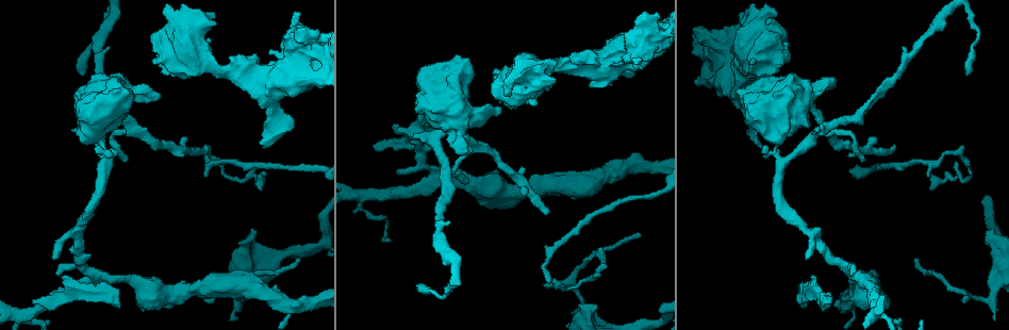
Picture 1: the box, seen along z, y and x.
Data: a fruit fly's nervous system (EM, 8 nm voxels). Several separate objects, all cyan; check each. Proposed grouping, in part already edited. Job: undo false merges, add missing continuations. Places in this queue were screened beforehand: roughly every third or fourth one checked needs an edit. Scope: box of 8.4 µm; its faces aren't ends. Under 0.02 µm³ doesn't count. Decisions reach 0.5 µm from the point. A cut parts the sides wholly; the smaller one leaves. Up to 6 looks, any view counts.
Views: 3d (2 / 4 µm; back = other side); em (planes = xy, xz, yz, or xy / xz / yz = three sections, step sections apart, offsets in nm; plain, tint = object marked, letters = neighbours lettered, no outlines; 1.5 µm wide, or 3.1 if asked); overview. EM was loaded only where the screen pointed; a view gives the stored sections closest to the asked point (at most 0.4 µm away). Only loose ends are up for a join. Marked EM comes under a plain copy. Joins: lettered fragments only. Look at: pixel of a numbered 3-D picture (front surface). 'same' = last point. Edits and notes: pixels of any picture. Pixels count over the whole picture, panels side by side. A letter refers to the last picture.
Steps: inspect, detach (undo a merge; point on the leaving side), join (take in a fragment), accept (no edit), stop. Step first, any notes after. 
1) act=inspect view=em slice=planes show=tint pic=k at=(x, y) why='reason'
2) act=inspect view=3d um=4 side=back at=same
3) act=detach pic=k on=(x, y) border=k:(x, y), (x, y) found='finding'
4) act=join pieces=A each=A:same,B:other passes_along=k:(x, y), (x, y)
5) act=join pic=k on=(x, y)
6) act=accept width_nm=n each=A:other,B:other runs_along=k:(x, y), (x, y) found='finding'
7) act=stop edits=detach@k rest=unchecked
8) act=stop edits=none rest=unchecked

act=inspect view=em slice=xz step=8 show=tint pic=1 at=(641, 66) why='branch stops here'

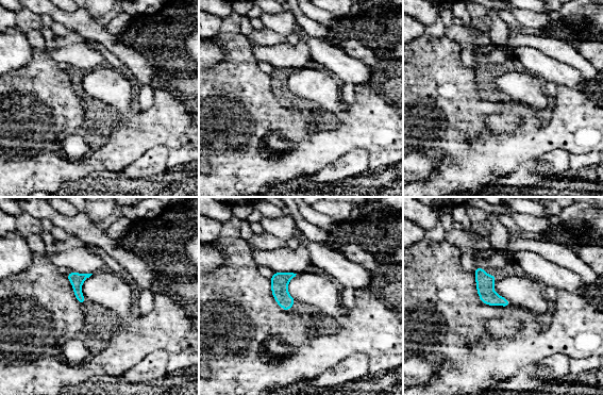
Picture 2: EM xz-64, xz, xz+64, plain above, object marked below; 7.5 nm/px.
act=inspect view=em slice=planes show=letters at=same

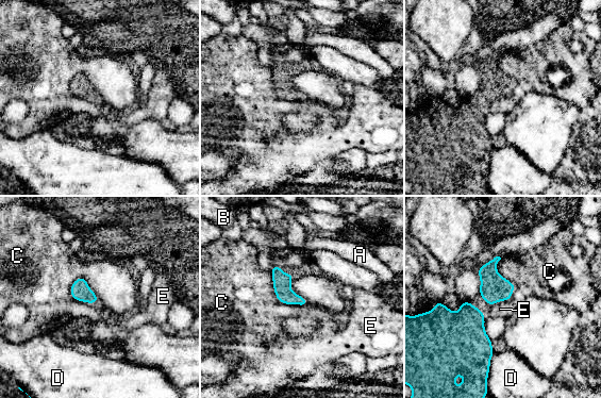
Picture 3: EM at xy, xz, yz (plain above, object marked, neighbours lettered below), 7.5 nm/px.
act=accept each=A:other,B:other,C:other,D:other,E:other runs_along=3:(274, 268), (282, 286), (303, 302) found='no lettered fragment goes on from it'

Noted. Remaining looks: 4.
act=inspect view=em slice=yz step=4 show=tint pic=1 at=(742, 21) why='free end'

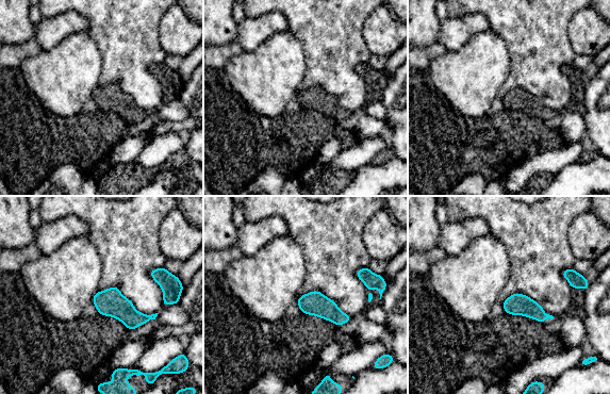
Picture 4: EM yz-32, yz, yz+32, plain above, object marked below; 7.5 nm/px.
act=inspect view=em slice=planes show=letters at=same why='another direction'

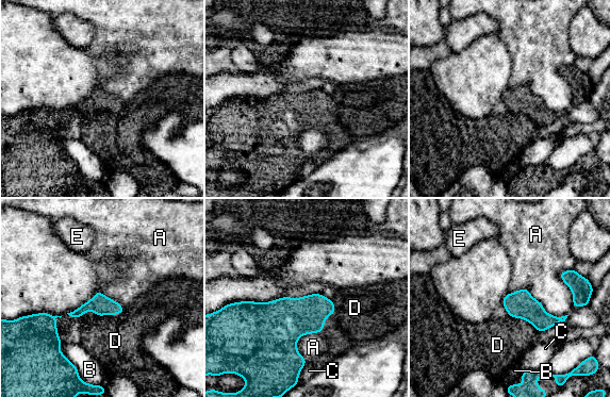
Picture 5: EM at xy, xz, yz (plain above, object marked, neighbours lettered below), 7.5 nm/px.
act=join pic=5 on=(501, 343) each=A:other,B:other,C:other,D:same,E:other passes_along=5:(518, 304), (524, 319), (501, 343) found='it goes on there'

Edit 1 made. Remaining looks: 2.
act=inspect view=em slice=xz step=8 show=tint pic=1 at=(827, 303) why='an open end'

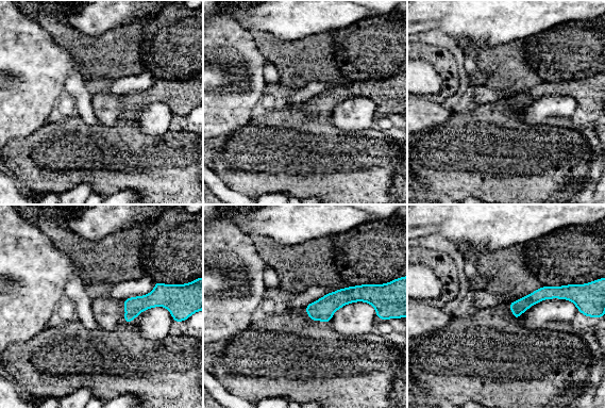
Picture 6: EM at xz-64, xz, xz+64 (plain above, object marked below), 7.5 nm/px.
act=inspect view=em slice=planes show=letters at=same

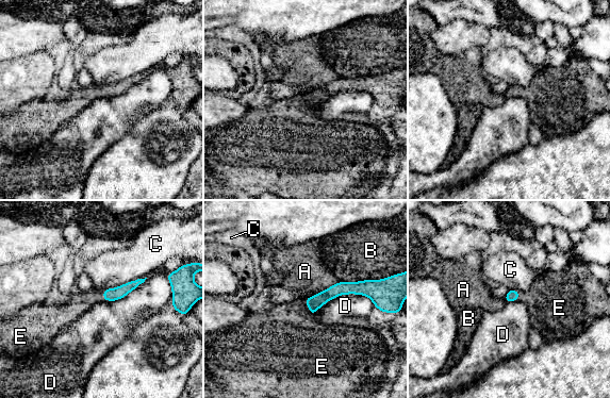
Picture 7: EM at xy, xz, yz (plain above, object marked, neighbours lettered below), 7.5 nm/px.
act=join pic=7 on=(73, 305) each=A:other,B:other,C:other,D:other,E:same passes_along=7:(117, 293), (103, 295), (73, 305) found='it goes on there'

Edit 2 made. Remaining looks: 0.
act=stop edits=join@5,join@7 rest=unchecked

